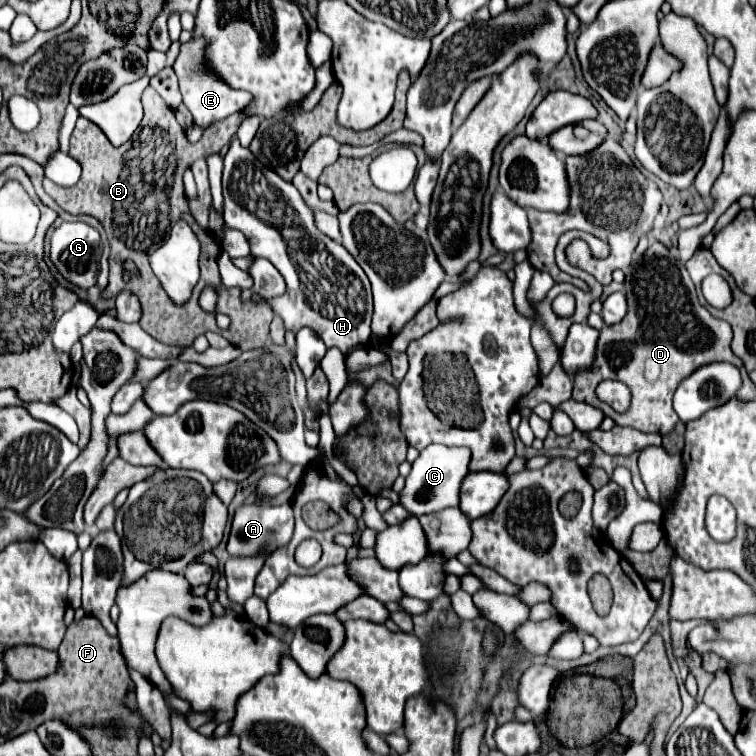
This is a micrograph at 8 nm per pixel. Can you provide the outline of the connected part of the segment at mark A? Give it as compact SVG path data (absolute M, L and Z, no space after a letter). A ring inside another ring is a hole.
M256 505L238 507L236 513L234 513L234 519L232 519L232 529L230 529L230 537L228 537L228 553L236 555L236 557L238 555L240 557L256 555L260 551L272 553L276 547L290 541L292 529L294 529L294 515L292 515L290 505L280 505L280 507L256 507Z

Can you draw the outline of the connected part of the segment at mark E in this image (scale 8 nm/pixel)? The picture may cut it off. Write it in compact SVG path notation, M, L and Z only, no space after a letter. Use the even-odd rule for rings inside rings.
M192 39L186 45L180 47L180 55L174 63L174 71L178 75L180 81L180 91L184 97L184 105L190 109L192 117L194 117L194 125L206 129L216 121L226 119L228 115L236 113L236 111L244 111L244 107L250 103L250 95L246 91L236 91L232 87L228 87L218 75L214 75L212 71L208 71L204 67L204 39Z

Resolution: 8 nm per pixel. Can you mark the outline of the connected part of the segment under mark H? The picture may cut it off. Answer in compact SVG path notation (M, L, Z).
M232 139L224 155L222 191L226 227L242 231L250 243L252 255L268 259L284 275L288 285L286 293L268 300L268 305L274 315L282 317L286 329L296 333L300 327L310 327L326 345L338 347L344 355L368 345L372 335L370 281L340 243L316 229L312 209L304 203L298 189L266 169L248 149L242 149L238 139Z

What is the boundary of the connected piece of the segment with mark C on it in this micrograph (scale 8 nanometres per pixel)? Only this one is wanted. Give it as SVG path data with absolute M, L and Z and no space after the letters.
M428 445L420 457L412 463L412 471L406 477L406 485L400 491L400 505L408 509L410 515L428 515L442 511L446 507L458 507L460 483L468 475L470 449L468 447L446 447L446 445Z

